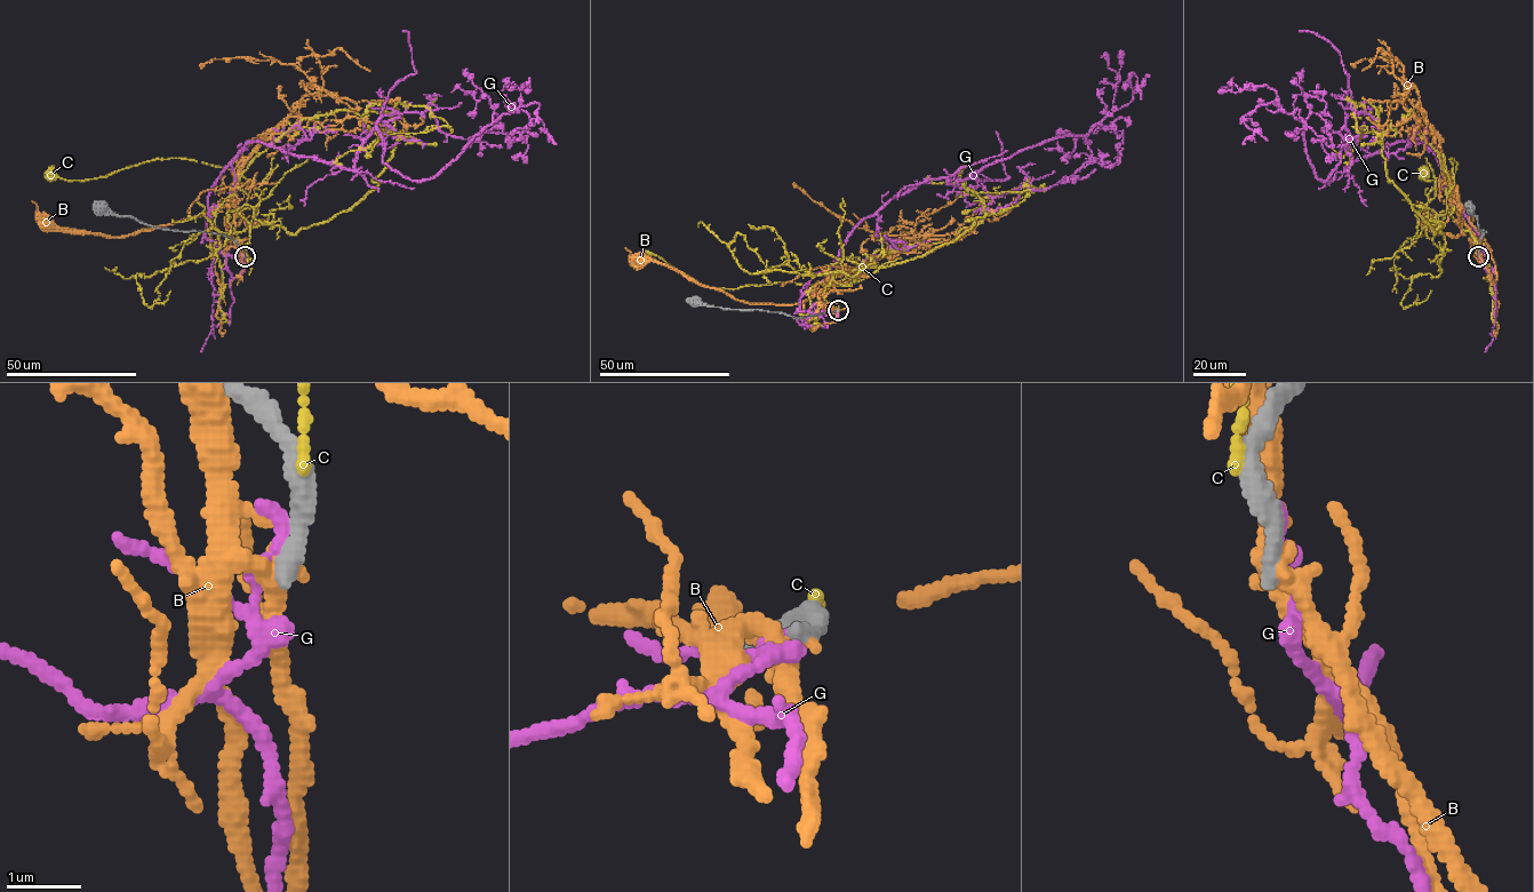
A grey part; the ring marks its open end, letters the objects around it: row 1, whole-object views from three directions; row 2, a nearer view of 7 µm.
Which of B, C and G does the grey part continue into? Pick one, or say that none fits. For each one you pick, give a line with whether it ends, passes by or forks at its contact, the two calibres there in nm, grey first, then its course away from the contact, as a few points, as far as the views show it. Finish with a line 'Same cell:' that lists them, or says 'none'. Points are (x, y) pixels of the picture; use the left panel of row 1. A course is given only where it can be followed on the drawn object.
Same cell: none

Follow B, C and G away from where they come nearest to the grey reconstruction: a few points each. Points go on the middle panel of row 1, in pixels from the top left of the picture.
B: (837, 310), (824, 305), (822, 292), (792, 304), (740, 301), (664, 264), (640, 259)
C: (839, 310), (823, 291), (832, 272), (840, 270), (854, 280), (706, 287), (645, 254)
G: (838, 310), (799, 311), (801, 291), (864, 218), (1086, 135), (1150, 76)

